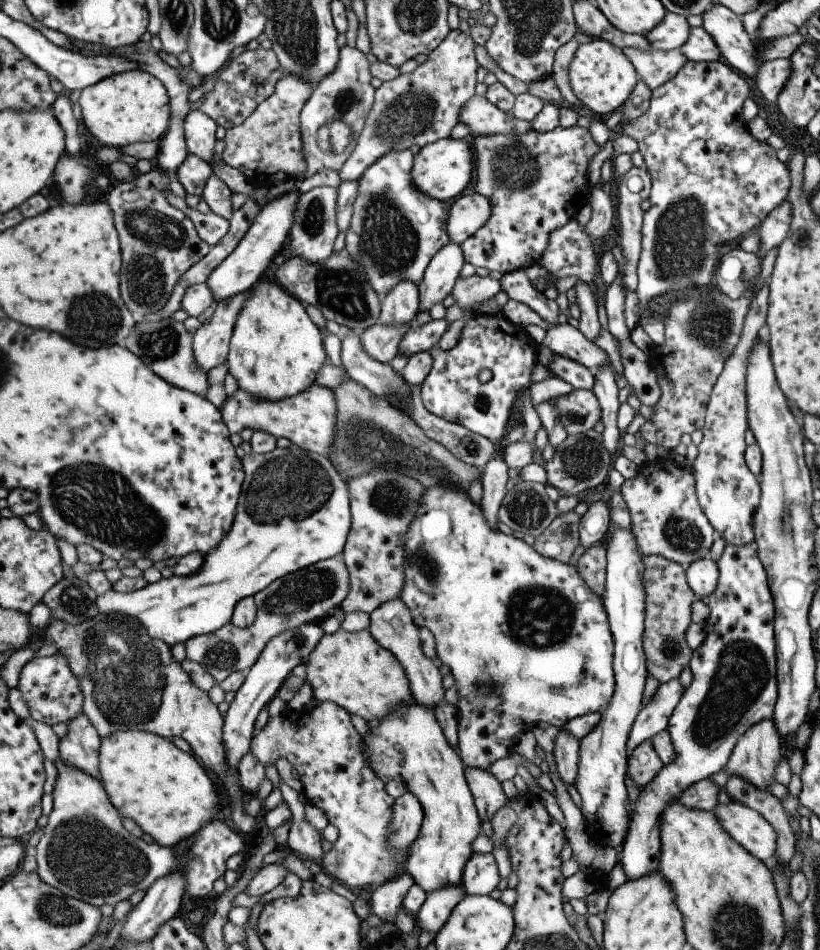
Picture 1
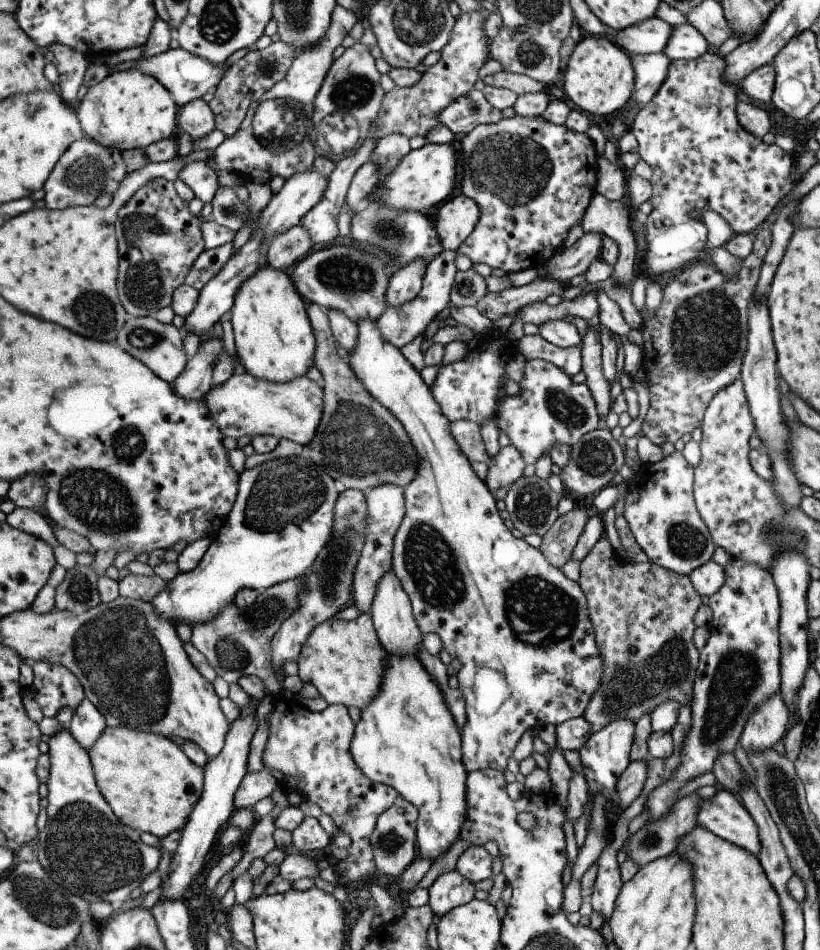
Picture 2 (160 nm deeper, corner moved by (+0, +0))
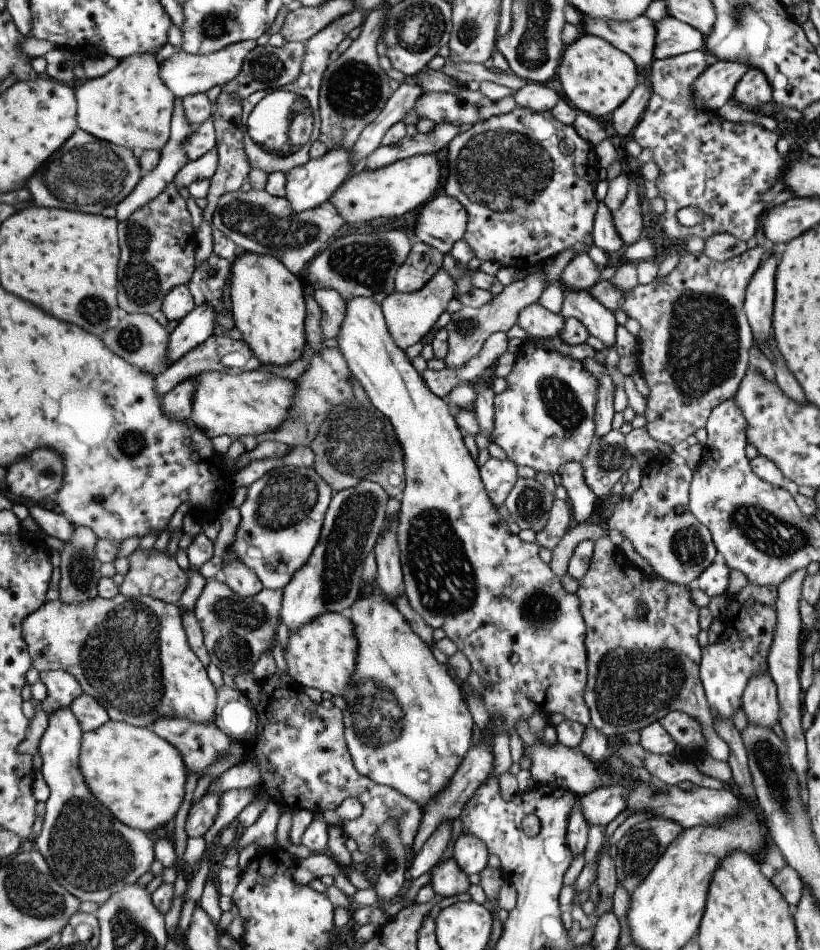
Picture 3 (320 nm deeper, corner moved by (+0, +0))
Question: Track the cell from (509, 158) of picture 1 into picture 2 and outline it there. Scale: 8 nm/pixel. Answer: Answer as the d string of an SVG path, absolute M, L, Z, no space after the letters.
M513 114L510 117L501 117L496 123L485 123L475 125L463 139L460 139L461 148L461 180L459 180L459 190L462 195L470 198L479 209L479 216L473 230L469 236L457 247L456 252L467 256L472 264L487 264L489 268L499 268L505 273L525 270L525 268L541 269L549 257L561 250L562 243L567 236L570 228L582 222L585 209L592 200L595 193L597 157L591 140L585 133L576 133L568 129L564 124L556 125L547 122L542 115L536 117L520 117Z

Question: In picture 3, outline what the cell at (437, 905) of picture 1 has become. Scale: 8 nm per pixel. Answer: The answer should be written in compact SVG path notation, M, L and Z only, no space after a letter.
M453 857L439 862L437 860L427 873L430 875L429 883L434 894L440 898L457 896L466 892L470 885L467 875L457 866Z

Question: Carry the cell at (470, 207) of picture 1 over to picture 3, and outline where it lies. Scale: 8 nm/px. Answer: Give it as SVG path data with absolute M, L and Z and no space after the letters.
M439 194L419 208L414 234L421 243L444 255L462 238L466 224L467 213L461 204L450 196Z

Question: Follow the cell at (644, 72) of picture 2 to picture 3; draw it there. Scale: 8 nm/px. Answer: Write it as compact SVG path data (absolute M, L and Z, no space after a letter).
M639 84L629 93L629 96L611 112L611 128L617 132L623 141L632 134L632 130L642 117L650 97L650 85Z

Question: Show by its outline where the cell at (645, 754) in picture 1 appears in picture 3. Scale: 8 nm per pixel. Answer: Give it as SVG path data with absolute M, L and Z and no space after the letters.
M624 785L601 787L579 797L579 810L588 825L604 827L624 810L625 797Z

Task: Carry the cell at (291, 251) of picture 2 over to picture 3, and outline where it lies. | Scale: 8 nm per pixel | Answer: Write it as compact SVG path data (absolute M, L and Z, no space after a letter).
M233 191L222 194L217 201L212 214L212 228L219 229L228 239L231 239L237 249L258 255L271 255L280 260L290 273L299 274L301 268L309 262L321 248L325 248L327 240L339 231L344 220L329 201L322 202L313 208L295 212L289 208L285 197L273 197L266 191Z

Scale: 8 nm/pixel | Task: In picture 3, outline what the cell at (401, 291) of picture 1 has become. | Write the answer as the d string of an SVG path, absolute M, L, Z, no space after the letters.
M423 243L410 246L410 251L394 276L394 290L410 293L419 290L442 266L442 254Z

